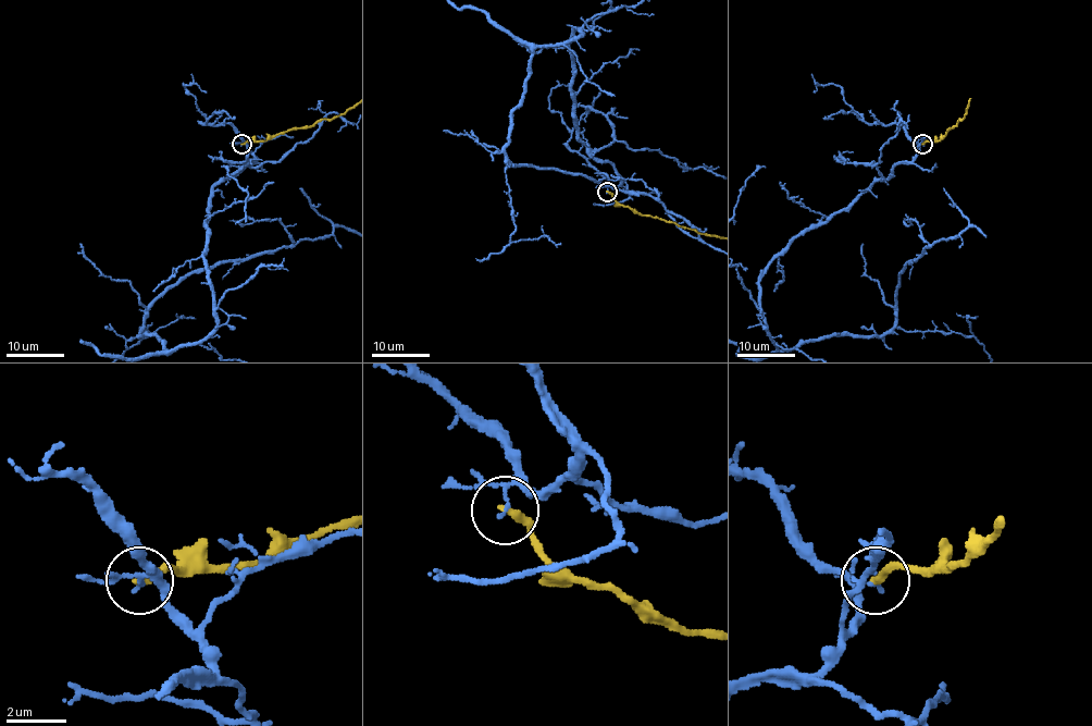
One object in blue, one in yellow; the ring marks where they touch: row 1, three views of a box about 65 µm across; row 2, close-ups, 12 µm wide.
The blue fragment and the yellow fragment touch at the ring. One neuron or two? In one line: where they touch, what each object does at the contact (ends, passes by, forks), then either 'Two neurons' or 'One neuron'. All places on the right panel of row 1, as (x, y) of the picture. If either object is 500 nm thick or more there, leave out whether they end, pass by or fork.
Place: (922, 144). At the ring blue passes by. At the ring yellow ends. Two neurons

